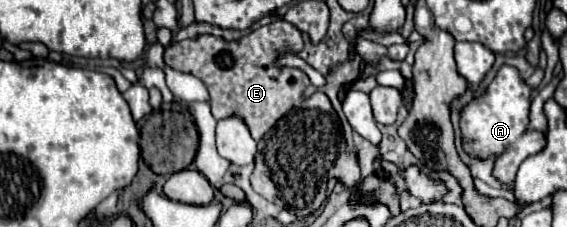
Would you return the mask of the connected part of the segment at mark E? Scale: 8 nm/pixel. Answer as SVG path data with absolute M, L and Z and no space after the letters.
M279 19L251 31L239 41L225 41L215 35L197 35L193 39L175 41L165 49L163 61L167 67L181 73L191 73L207 85L211 95L211 113L215 119L237 113L249 125L251 137L259 141L291 107L297 107L303 101L303 91L309 85L307 75L299 69L279 69L273 65L281 51L297 53L301 47L301 31Z

